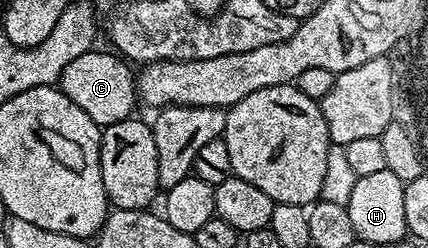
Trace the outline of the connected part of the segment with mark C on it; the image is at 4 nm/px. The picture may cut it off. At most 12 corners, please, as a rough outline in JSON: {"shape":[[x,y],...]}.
{"shape":[[90,49],[58,88],[103,128],[133,117],[133,67]]}

